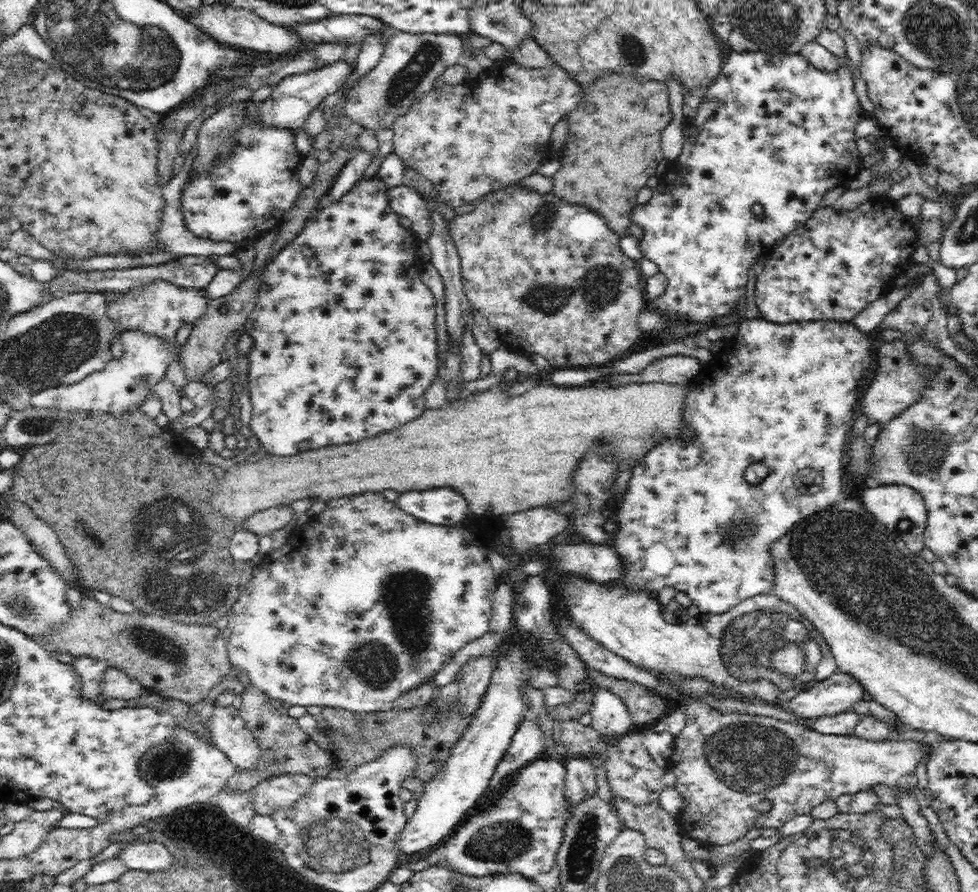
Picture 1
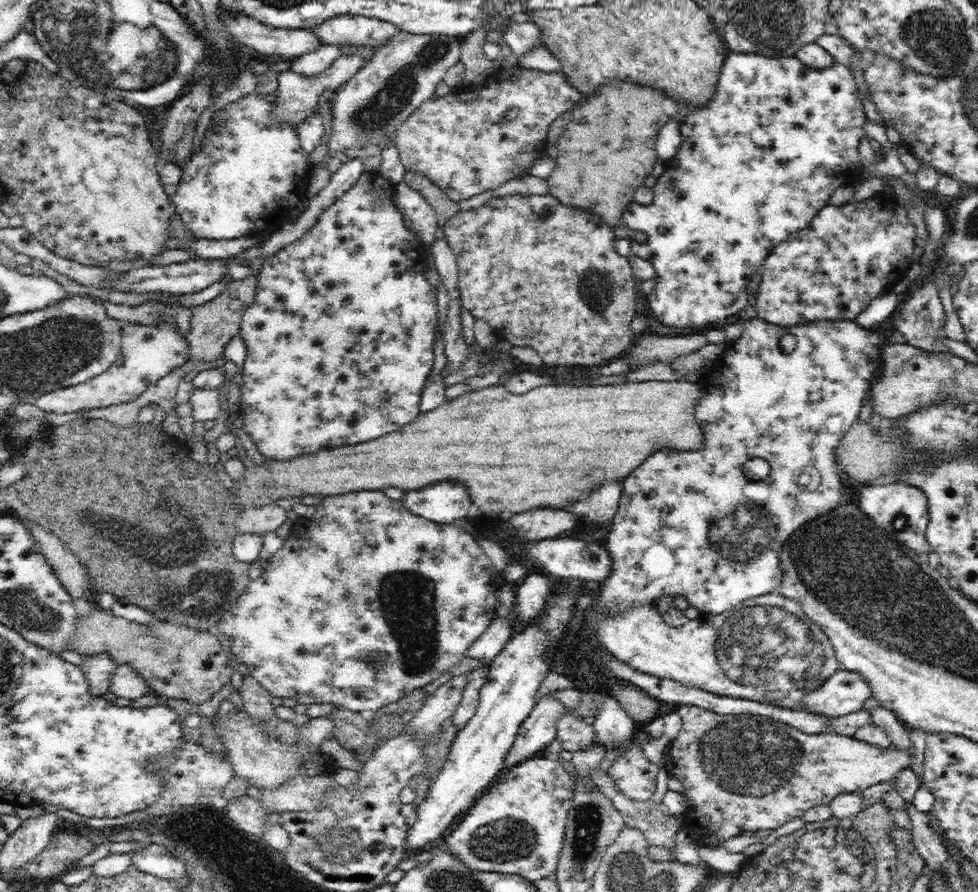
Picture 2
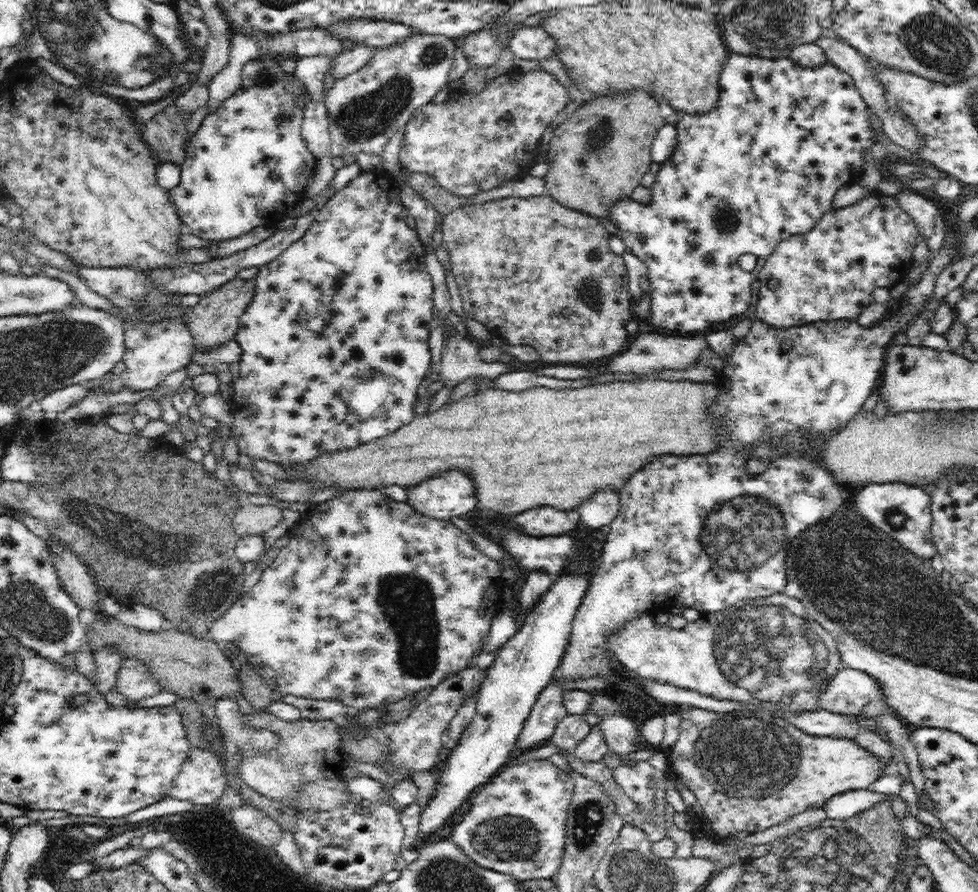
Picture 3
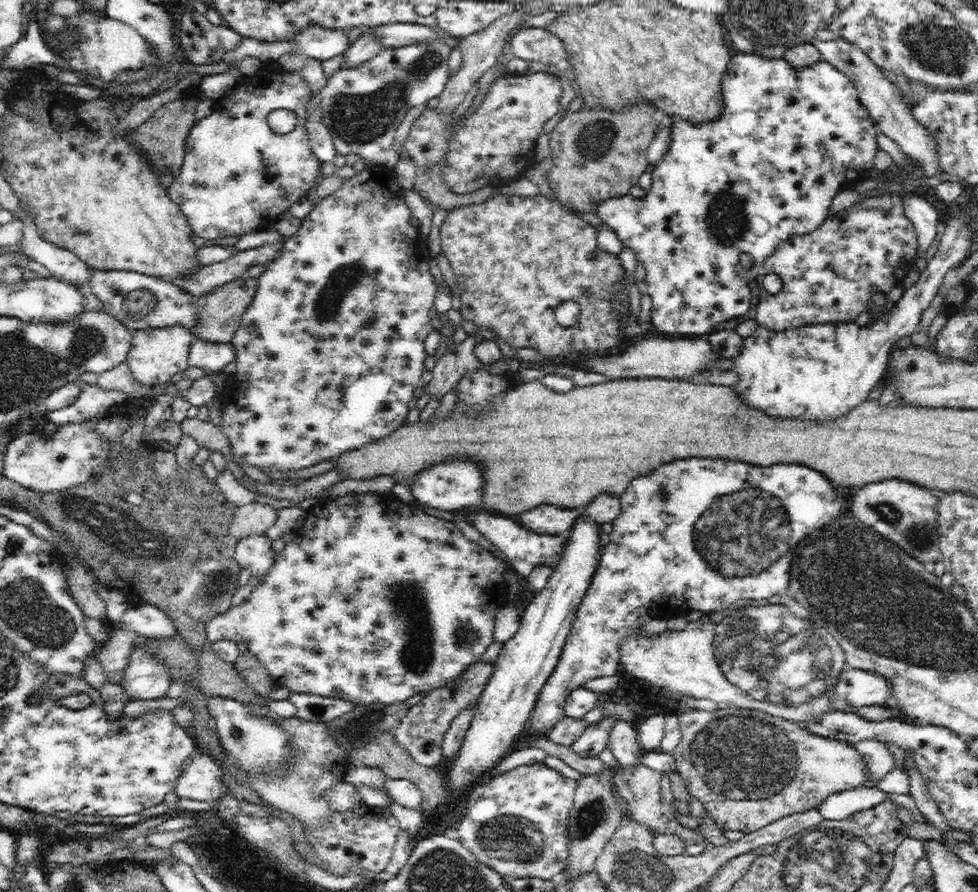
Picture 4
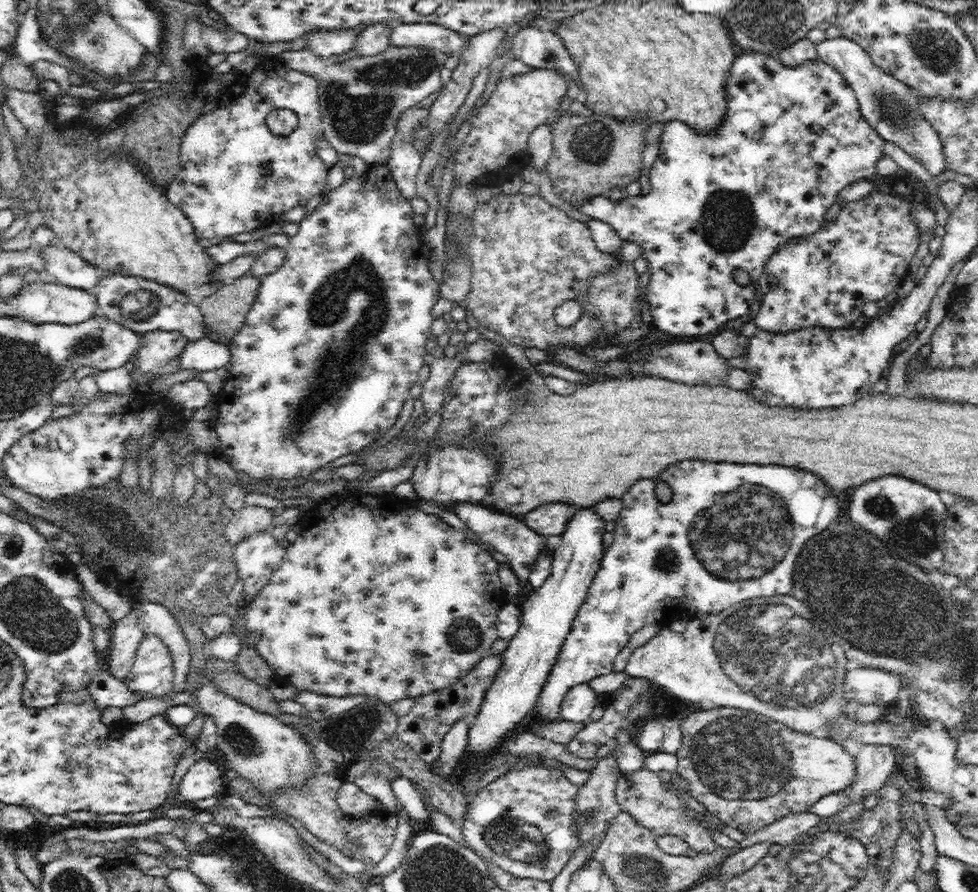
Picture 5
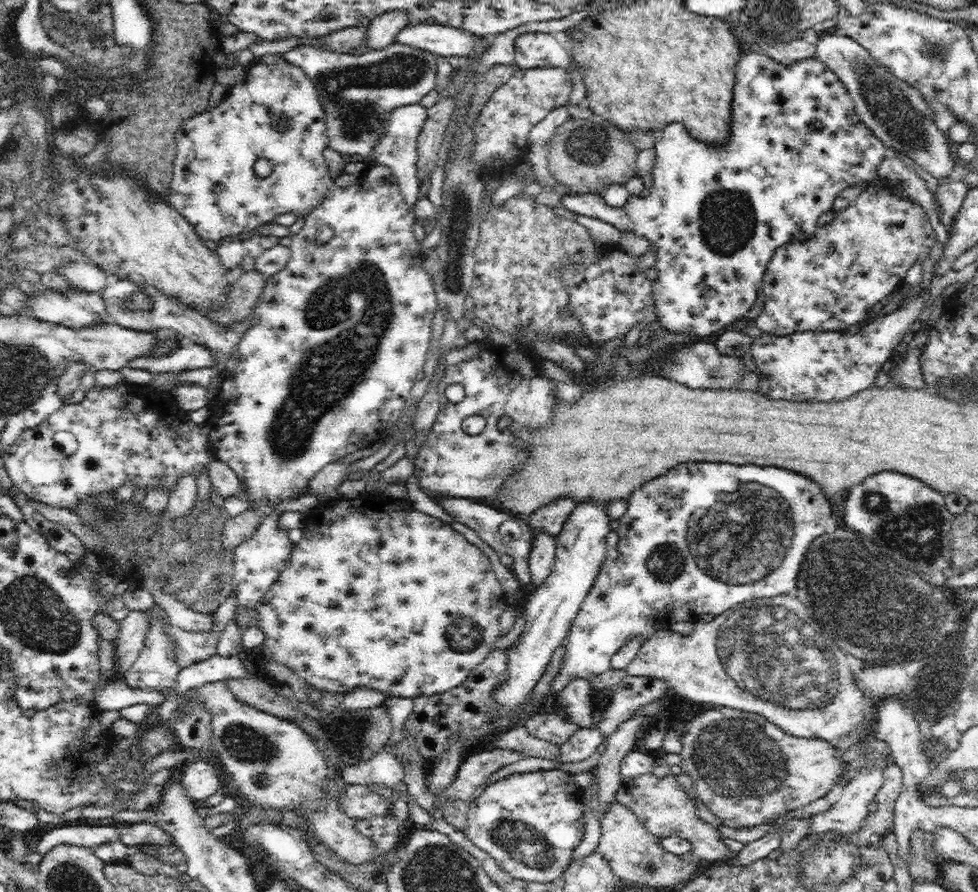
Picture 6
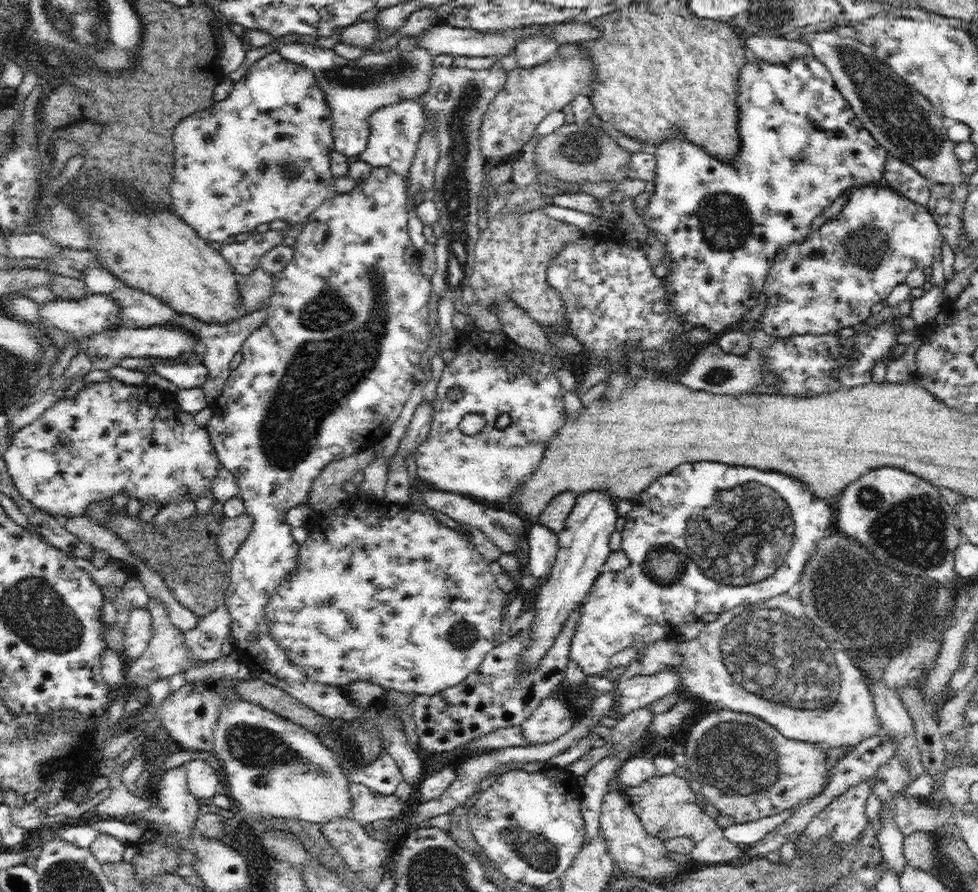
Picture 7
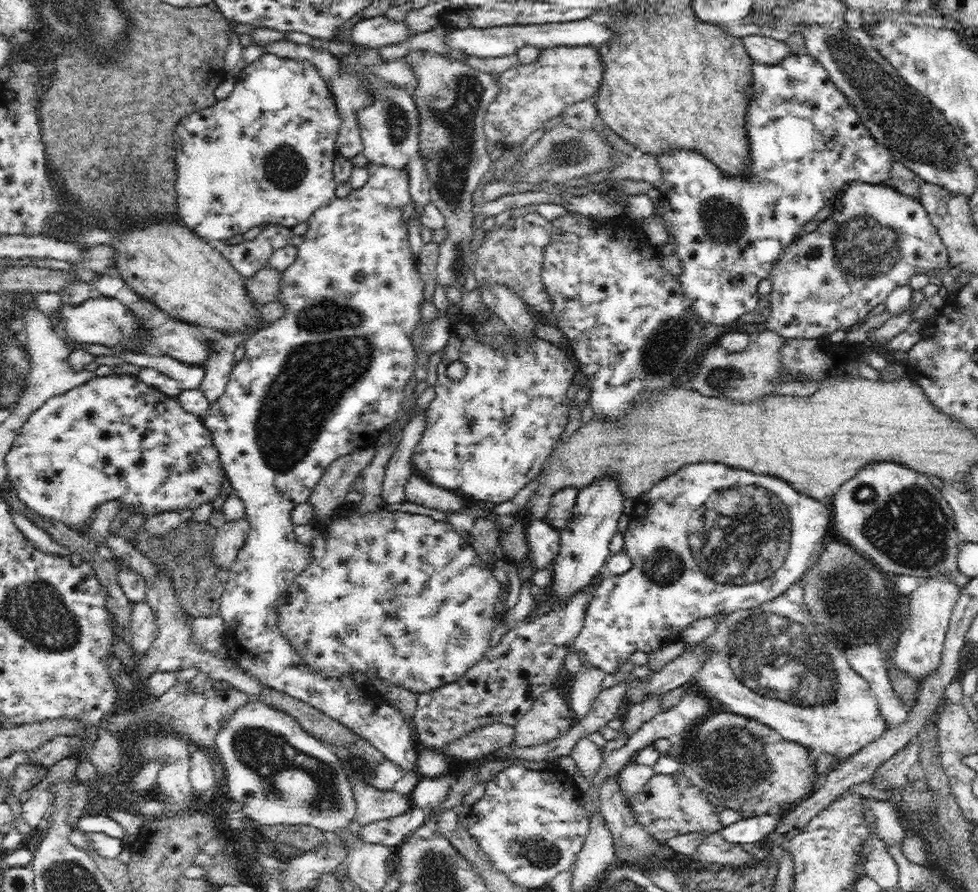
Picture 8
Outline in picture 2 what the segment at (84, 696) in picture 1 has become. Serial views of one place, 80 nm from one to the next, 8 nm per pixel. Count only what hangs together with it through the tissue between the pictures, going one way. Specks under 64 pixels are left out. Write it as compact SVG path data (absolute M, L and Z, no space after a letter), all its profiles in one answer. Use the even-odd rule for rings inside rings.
M107 655L84 656L78 666L87 681L89 694L98 697L107 692L109 677L117 667Z

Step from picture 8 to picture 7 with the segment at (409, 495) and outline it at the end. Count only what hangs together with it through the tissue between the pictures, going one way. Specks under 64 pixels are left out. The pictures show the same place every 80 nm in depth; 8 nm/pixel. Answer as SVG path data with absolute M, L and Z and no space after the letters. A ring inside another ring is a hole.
M422 483L417 485L417 491L413 498L424 498L428 508L447 514L457 523L466 524L470 530L474 528L480 529L504 553L516 556L516 553L523 548L522 542L526 541L527 525L515 513L510 513L499 508L485 508L483 505L478 504L476 500L464 495L433 490L423 486Z

